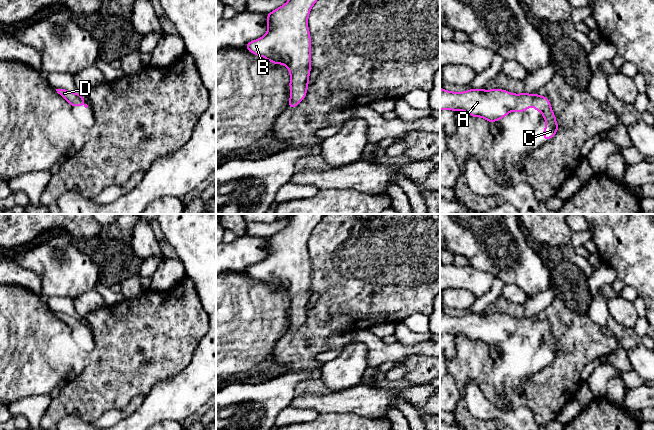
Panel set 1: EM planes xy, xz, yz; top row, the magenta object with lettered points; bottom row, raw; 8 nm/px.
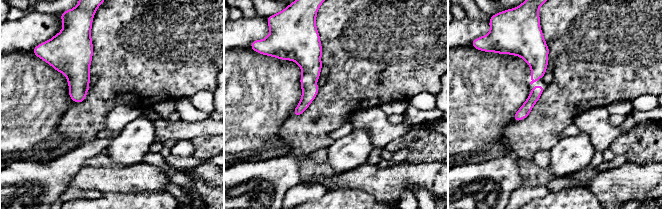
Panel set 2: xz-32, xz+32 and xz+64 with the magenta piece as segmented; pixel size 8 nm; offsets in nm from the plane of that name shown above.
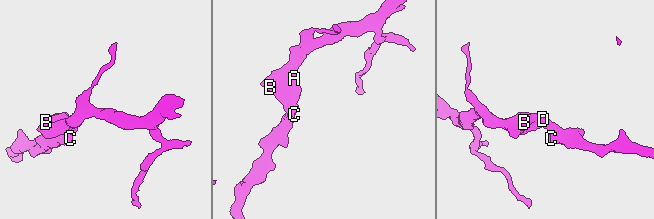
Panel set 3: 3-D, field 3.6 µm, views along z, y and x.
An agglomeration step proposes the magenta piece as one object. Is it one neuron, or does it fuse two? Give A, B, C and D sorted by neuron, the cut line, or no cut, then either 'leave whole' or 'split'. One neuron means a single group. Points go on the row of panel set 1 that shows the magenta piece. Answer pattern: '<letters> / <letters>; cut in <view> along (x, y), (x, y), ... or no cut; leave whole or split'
A B C D; no cut; leave whole

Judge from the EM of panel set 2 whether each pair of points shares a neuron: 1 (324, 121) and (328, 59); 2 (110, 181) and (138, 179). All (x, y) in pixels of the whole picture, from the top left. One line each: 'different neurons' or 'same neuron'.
1: same neuron
2: same neuron

